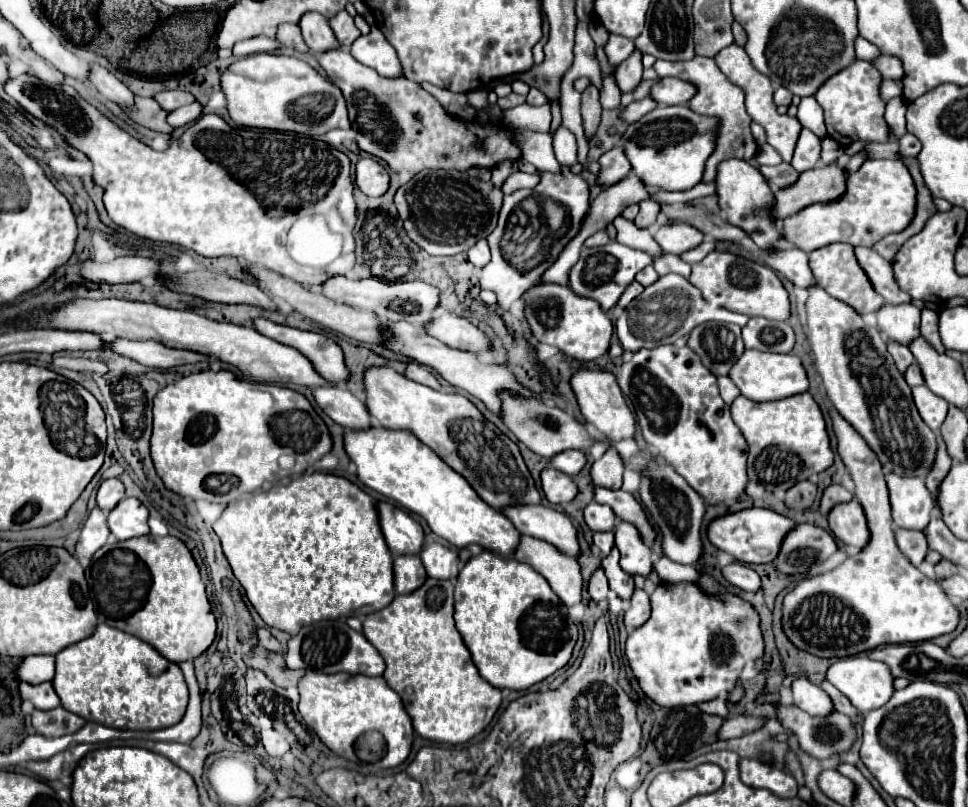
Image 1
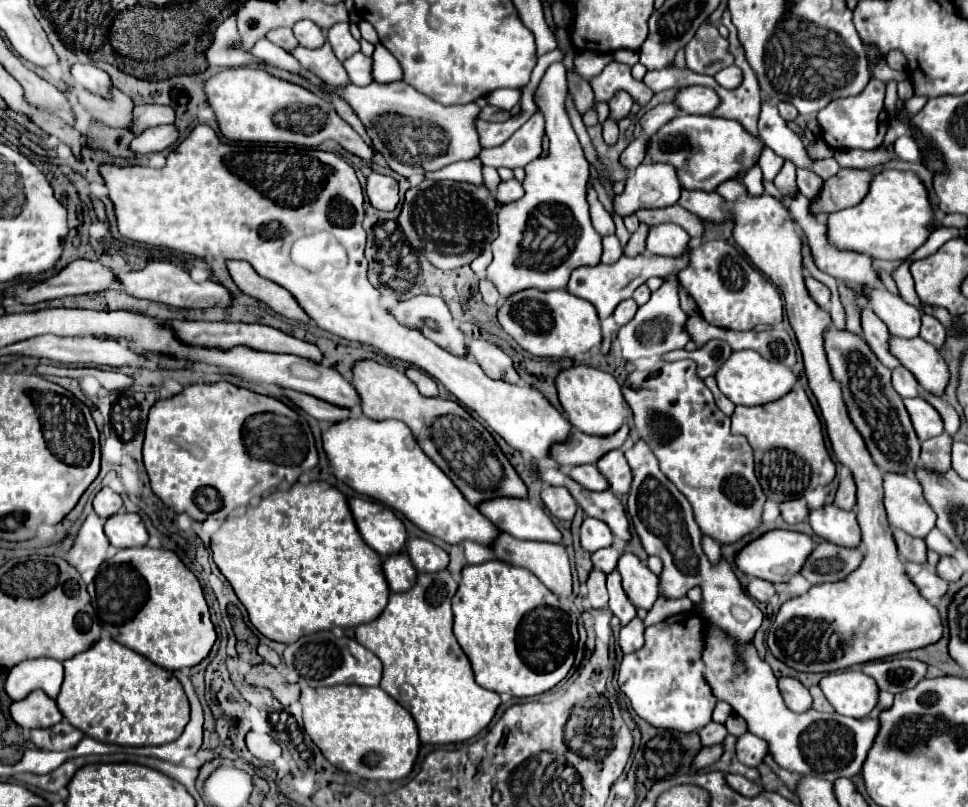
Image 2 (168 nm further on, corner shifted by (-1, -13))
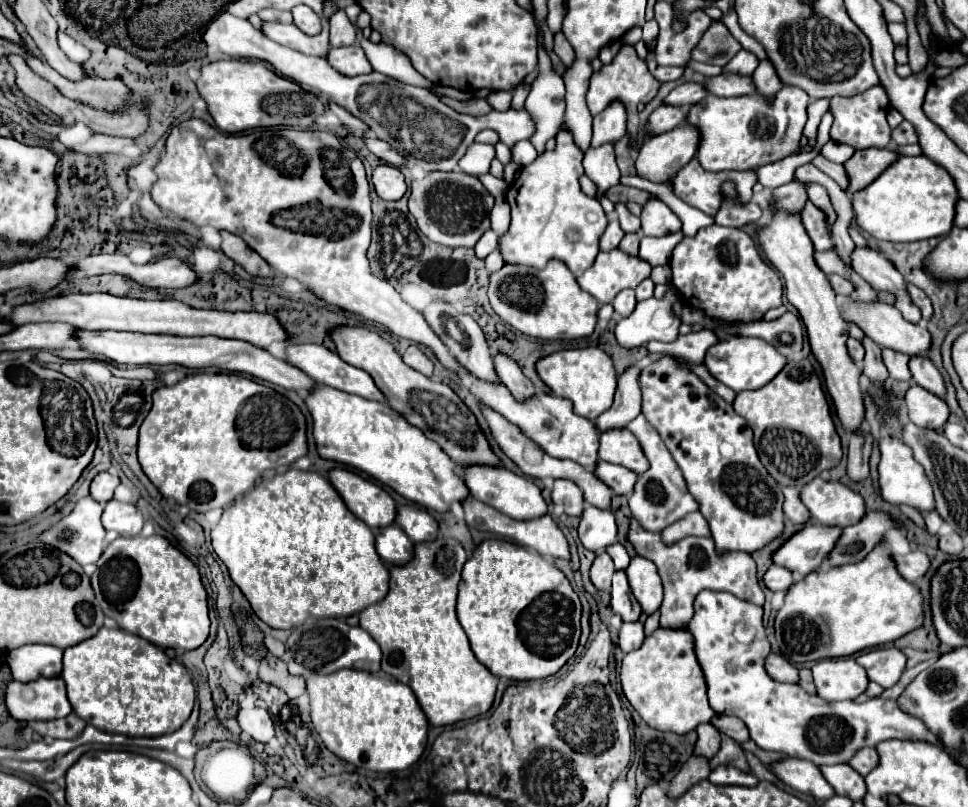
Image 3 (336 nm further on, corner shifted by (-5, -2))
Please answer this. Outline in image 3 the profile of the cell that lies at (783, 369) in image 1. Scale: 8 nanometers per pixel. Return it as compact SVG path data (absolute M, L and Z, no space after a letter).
M733 336L729 340L723 340L719 344L713 344L707 354L703 364L711 372L713 378L723 382L725 386L733 388L735 392L741 390L757 390L765 386L767 382L773 380L775 374L781 372L781 368L787 364L787 358L779 354L771 344L759 338L745 338L745 336Z

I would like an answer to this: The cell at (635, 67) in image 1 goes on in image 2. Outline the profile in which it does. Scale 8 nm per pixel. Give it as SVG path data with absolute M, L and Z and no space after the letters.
M619 91L617 95L613 95L613 99L609 101L609 107L611 107L611 117L613 119L623 119L629 115L631 107L633 107L633 97L627 93L627 91Z

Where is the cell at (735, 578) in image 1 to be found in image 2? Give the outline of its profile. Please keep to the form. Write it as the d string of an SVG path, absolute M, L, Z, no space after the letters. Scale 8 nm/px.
M751 579L745 587L745 591L749 593L749 597L753 597L755 601L771 601L775 595L775 585L763 579Z

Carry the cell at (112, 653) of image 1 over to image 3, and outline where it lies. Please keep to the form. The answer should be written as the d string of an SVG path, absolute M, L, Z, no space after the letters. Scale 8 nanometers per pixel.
M101 628L93 638L63 650L63 672L73 712L91 726L125 736L163 736L175 732L195 704L189 672L149 640L121 628Z

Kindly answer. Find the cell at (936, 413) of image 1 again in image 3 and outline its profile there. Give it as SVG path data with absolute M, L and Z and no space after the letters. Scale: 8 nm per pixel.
M911 386L905 394L905 404L909 408L911 422L921 428L941 428L949 418L949 406L943 398L927 392L925 388Z

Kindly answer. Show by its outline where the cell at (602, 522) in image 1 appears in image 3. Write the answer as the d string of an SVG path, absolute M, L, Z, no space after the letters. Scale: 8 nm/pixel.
M587 506L579 522L579 540L591 552L601 552L617 542L617 526L611 510Z

